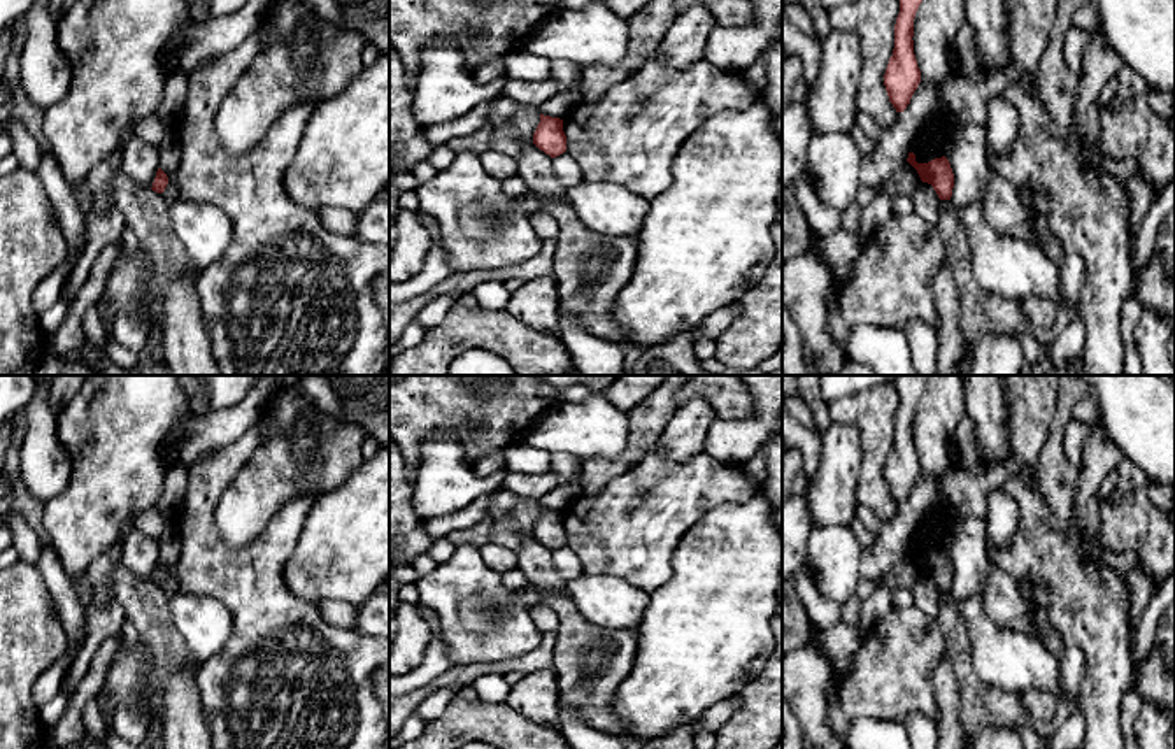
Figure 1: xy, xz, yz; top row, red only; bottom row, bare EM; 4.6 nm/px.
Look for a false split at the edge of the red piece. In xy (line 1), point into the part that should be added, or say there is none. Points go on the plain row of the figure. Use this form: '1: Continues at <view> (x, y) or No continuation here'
1: No continuation here

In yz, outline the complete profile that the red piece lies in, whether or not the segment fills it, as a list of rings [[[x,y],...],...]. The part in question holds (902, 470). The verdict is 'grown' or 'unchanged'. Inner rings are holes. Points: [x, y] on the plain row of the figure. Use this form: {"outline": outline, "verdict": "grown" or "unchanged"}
{"outline": [[[898,375],[893,382],[900,393],[894,417],[894,442],[889,451],[884,479],[896,505],[903,505],[921,475],[921,463],[914,447],[914,410],[922,395],[928,375]]], "verdict": "unchanged"}

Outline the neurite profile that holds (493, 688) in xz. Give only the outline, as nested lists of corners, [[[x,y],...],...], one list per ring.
[[[498,674],[482,675],[475,679],[472,686],[477,696],[488,703],[505,702],[512,688],[507,682],[505,675],[498,675]]]

